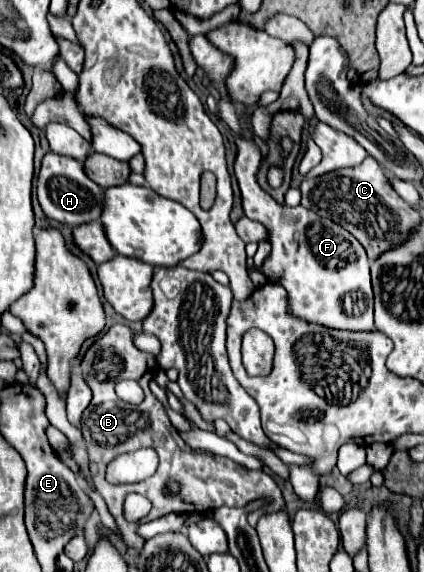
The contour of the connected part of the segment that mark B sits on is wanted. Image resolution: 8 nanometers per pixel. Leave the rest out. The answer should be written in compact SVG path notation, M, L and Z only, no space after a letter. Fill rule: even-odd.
M113 325L109 327L109 331L97 339L87 353L81 359L81 373L83 379L87 381L87 385L93 391L93 399L91 405L87 407L83 421L81 421L81 429L83 429L83 437L85 437L85 447L89 453L89 471L91 471L91 479L95 483L95 489L101 493L101 497L105 499L111 515L115 517L123 541L133 547L133 549L143 549L143 537L137 533L139 523L129 523L123 517L123 501L127 493L139 493L145 495L151 503L153 509L151 513L141 519L141 521L153 521L159 519L163 515L169 513L207 513L209 509L227 505L227 507L245 507L249 501L253 501L255 497L271 497L270 505L266 505L259 511L249 515L249 525L257 525L259 517L264 512L272 513L282 511L286 508L285 499L281 489L277 487L277 483L265 475L263 471L251 471L241 467L239 463L227 459L227 457L219 457L215 453L203 451L203 449L191 449L177 433L177 429L171 425L165 407L161 405L161 401L151 393L149 389L149 379L153 379L153 375L149 375L149 371L155 369L155 359L149 353L139 351L133 345L131 339L131 329L125 325ZM123 379L137 379L145 391L145 399L139 405L131 405L131 403L123 403L117 393L115 393L115 385ZM141 447L151 447L159 453L159 469L155 471L155 475L151 475L149 479L141 481L141 483L133 483L133 485L111 485L105 481L105 467L111 459L115 459L121 453L133 453L139 451ZM169 479L177 479L181 483L181 491L173 497L167 497L163 493L163 487Z

